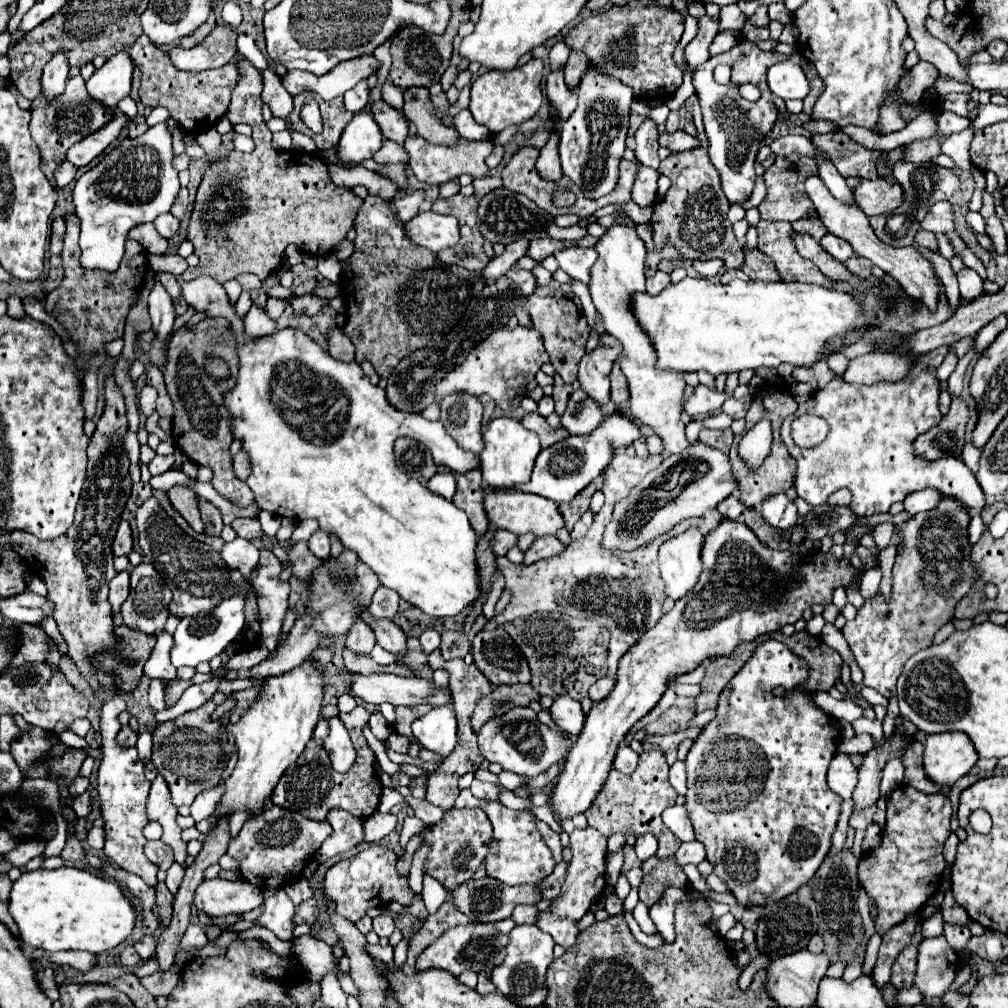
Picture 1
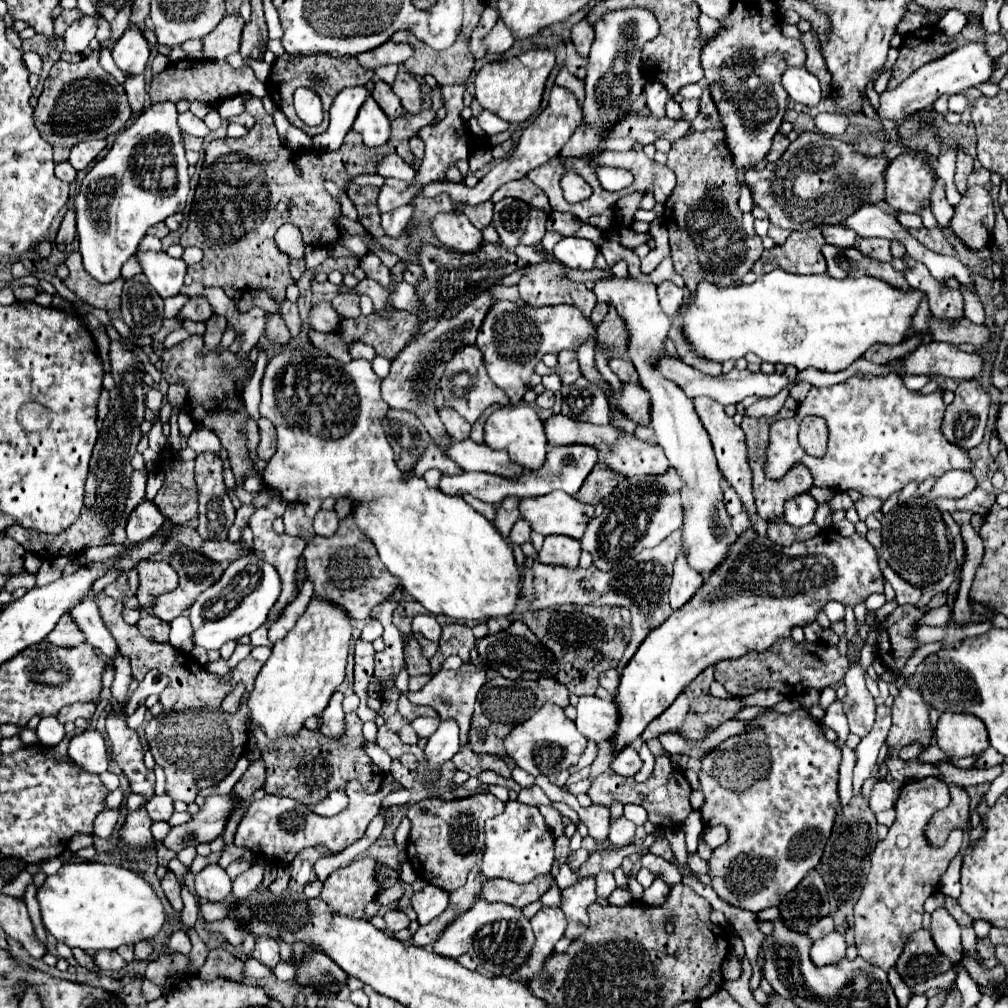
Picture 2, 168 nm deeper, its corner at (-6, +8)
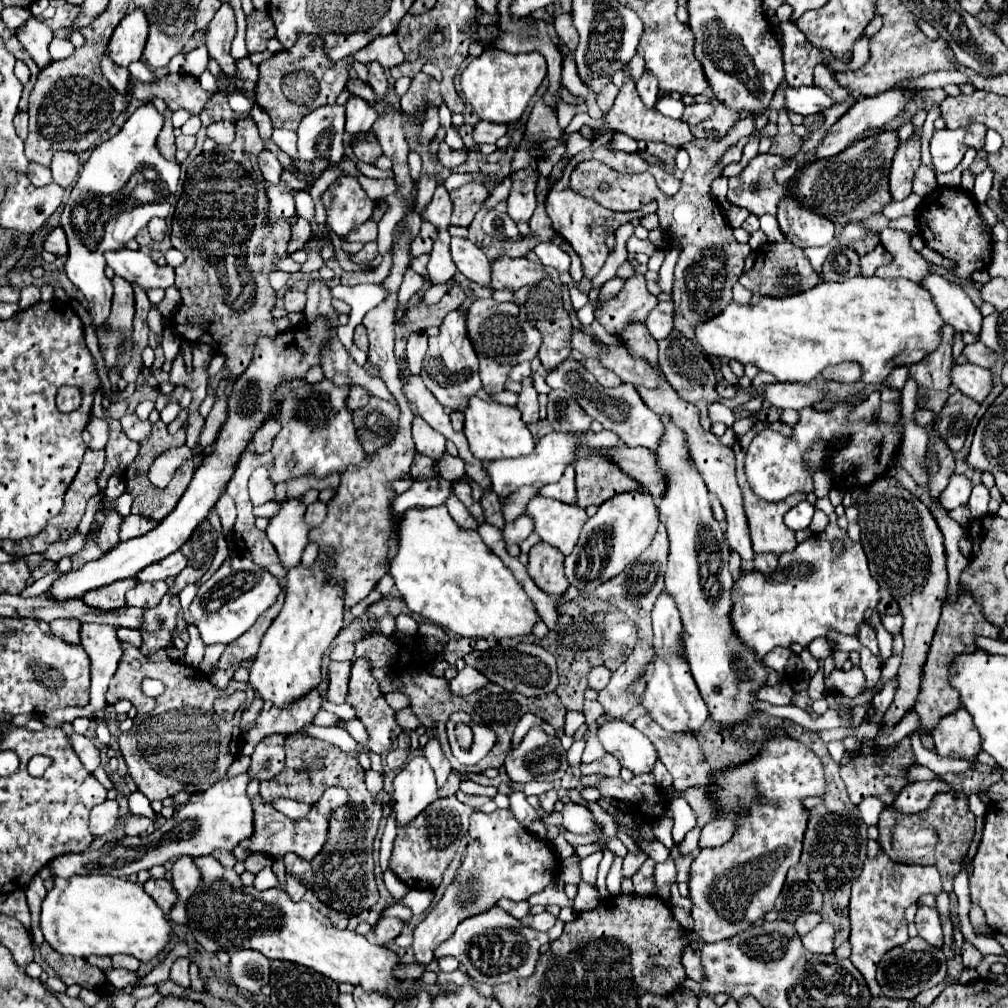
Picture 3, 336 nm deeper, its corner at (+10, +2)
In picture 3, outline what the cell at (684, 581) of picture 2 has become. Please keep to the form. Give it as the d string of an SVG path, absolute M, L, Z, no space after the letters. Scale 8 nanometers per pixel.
M664 590L652 608L652 628L654 628L654 662L648 674L648 684L644 690L642 704L648 708L650 716L664 726L668 732L698 732L708 714L708 706L698 692L698 686L688 670L688 662L682 650L682 618L674 598Z

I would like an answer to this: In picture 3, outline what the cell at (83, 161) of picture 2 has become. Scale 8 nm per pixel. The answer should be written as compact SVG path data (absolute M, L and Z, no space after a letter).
M56 152L50 170L52 170L54 182L60 184L62 188L68 188L78 178L78 170L80 170L78 154L74 154L74 152Z

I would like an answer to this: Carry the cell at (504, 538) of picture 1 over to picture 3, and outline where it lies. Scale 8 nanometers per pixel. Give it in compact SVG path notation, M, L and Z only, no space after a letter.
M520 516L516 518L516 522L510 522L504 526L502 536L506 544L520 544L528 538L530 532L532 532L532 520L528 520L528 516Z

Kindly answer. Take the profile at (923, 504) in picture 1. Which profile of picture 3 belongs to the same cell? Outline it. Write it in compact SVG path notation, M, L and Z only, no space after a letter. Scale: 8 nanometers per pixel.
M952 474L948 486L940 494L940 504L946 510L954 510L954 508L958 508L958 506L962 506L962 504L968 502L970 490L972 490L972 484L970 484L970 480L966 476Z

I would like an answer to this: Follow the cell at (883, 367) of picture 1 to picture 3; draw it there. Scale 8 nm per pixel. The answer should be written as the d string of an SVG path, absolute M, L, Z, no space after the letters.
M952 364L950 370L952 384L964 392L966 396L974 398L976 402L982 402L988 392L992 390L992 372L974 364Z

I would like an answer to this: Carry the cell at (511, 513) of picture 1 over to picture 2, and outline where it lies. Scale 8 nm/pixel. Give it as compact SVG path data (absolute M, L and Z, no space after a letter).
M554 490L546 496L524 498L520 502L522 518L532 524L534 532L544 536L564 534L582 540L588 522L594 516L594 506L576 500L574 496Z

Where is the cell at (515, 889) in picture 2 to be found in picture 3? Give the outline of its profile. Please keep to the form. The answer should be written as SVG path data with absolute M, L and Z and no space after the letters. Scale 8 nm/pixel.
M498 900L496 902L496 906L498 908L502 908L502 910L506 910L508 914L512 914L514 918L522 918L524 914L528 914L528 910L530 910L530 904L526 902L526 900L522 900L522 902L512 902L512 900Z

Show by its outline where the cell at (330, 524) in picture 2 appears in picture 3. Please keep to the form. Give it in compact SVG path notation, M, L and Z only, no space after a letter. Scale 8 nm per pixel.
M314 502L314 504L310 504L310 506L306 508L304 522L306 522L308 528L316 528L316 526L320 526L320 524L324 522L324 518L326 518L326 504L322 504L322 502Z

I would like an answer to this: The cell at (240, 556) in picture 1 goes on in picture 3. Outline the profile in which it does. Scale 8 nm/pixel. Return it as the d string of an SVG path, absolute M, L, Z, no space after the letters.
M180 550L172 552L172 556L166 556L160 562L154 562L152 566L146 566L144 572L140 572L136 576L138 582L146 582L146 580L166 580L170 576L178 576L184 568L186 568L188 560L184 558L184 554Z

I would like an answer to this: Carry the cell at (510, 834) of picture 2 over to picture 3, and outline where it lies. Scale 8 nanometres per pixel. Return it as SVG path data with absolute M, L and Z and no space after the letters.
M494 810L490 814L476 812L470 820L470 840L466 858L458 870L456 880L448 886L442 900L426 914L424 922L414 930L414 954L418 962L432 962L434 948L452 936L458 922L472 914L480 914L496 904L500 898L528 900L530 894L540 892L546 884L556 880L558 860L544 840L534 838L522 828L510 810Z

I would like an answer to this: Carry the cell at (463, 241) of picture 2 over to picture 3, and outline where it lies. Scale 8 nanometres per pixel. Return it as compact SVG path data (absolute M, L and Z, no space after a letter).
M452 238L450 254L456 268L470 280L478 282L480 286L490 286L490 264L484 252L470 242L468 238Z

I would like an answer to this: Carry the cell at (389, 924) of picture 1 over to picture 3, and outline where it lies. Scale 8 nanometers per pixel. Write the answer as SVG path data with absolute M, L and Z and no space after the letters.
M380 918L374 926L374 940L376 944L386 946L390 940L394 940L402 932L402 922L398 918Z

